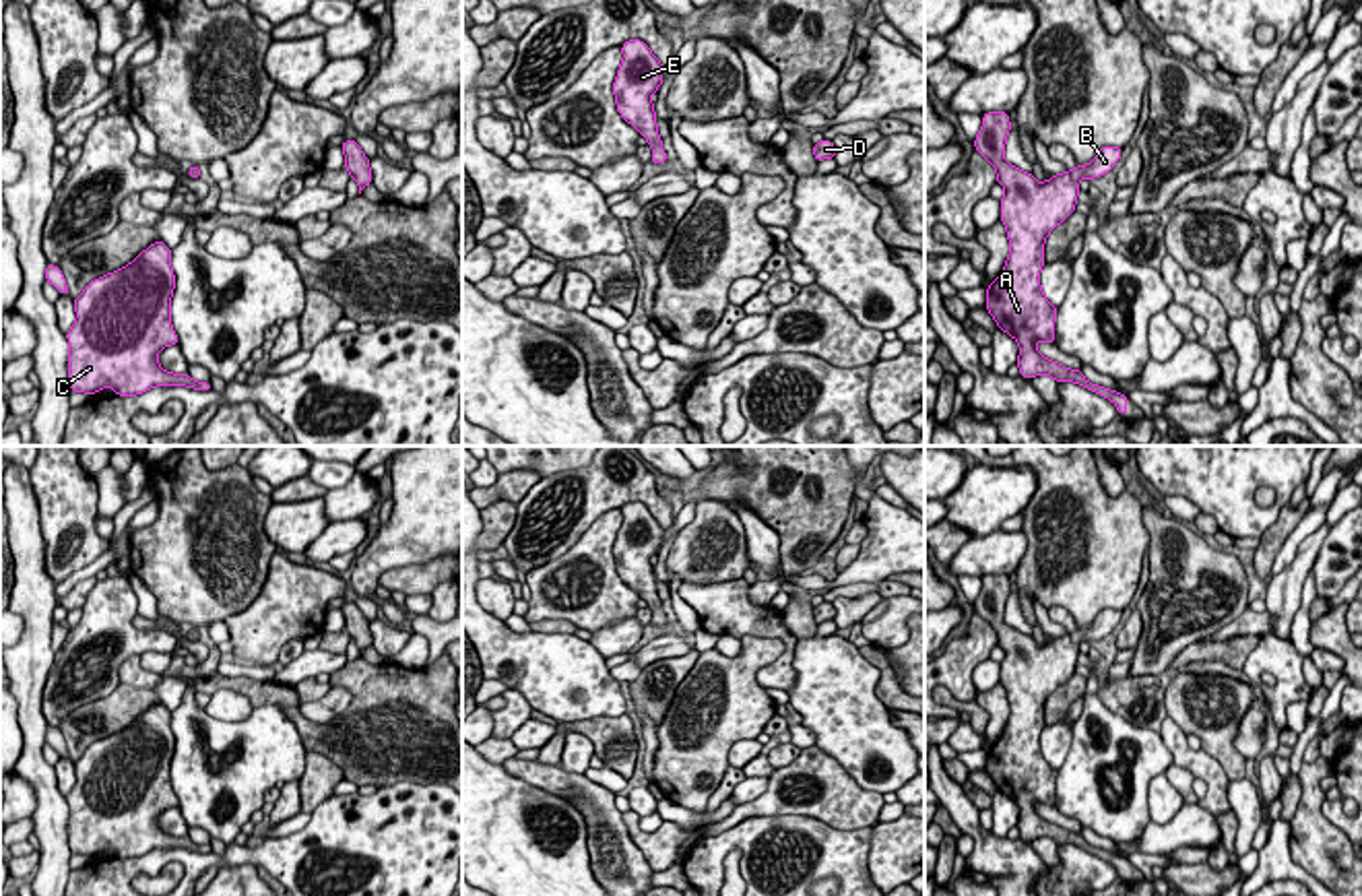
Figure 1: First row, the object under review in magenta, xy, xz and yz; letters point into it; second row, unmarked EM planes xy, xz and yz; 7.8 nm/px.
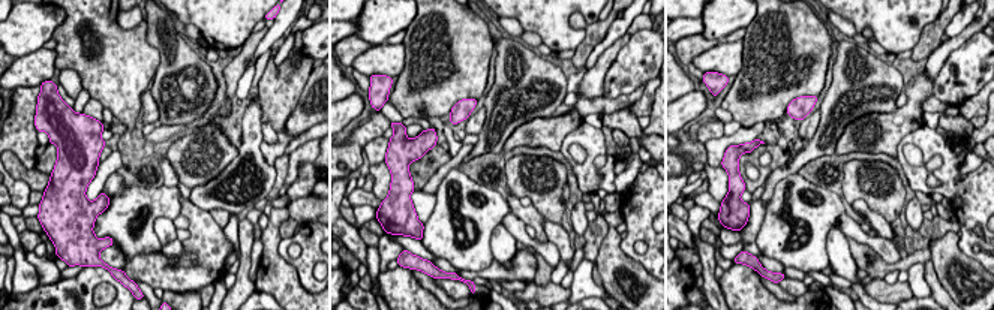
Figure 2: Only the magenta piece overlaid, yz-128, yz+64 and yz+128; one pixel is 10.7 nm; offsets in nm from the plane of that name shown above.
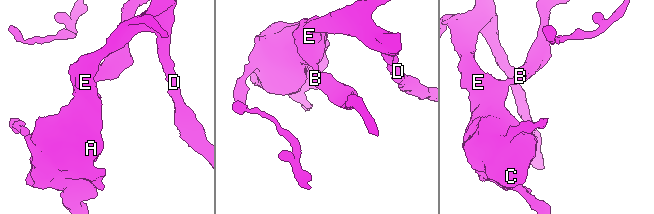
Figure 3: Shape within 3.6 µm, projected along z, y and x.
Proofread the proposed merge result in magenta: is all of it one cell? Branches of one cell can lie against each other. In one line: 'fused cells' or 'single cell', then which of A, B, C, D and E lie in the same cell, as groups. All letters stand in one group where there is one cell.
single cell; groups A B C D E

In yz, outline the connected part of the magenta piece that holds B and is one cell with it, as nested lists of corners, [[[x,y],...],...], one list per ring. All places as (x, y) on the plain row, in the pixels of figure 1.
[[[988,574],[976,597],[976,613],[993,626],[997,646],[1005,650],[1001,683],[1009,700],[1009,718],[1003,735],[986,751],[986,772],[1001,793],[1019,807],[1017,830],[1026,842],[1050,838],[1057,844],[1075,844],[1116,867],[1118,877],[1127,877],[1127,857],[1092,846],[1079,832],[1069,832],[1046,822],[1036,811],[1038,803],[1055,805],[1057,772],[1042,756],[1040,733],[1044,725],[1044,704],[1077,667],[1079,644],[1108,636],[1123,617],[1118,609],[1102,609],[1088,628],[1055,636],[1052,642],[1036,644],[1034,636],[1022,634],[1005,623],[1005,605],[1011,593],[1009,576]]]

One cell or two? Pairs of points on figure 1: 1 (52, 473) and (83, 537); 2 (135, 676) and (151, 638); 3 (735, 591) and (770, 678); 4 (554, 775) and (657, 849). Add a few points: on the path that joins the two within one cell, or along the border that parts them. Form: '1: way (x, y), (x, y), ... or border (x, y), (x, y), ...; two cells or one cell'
1: way (65, 490), (69, 521); one cell
2: border (139, 655), (122, 663), (118, 682); two cells
3: way (752, 614), (787, 641), (787, 655); one cell
4: border (622, 814), (628, 837), (653, 870); two cells

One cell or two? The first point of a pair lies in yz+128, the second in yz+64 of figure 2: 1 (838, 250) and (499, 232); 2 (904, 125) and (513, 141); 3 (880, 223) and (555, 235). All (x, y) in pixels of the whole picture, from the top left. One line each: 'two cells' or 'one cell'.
1: one cell
2: one cell
3: one cell

